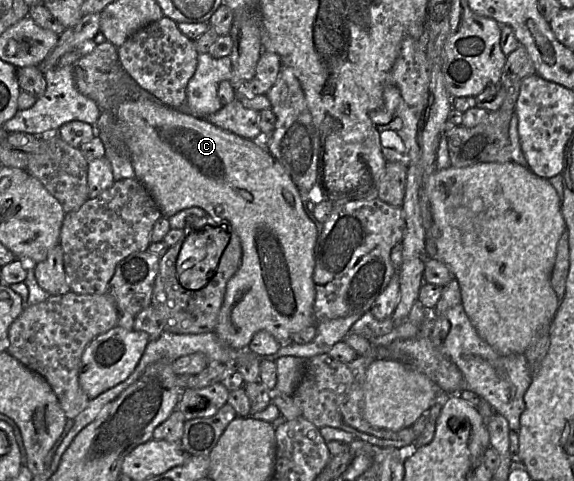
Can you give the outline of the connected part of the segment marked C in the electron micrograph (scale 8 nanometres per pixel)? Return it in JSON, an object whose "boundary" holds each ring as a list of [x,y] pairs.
{"boundary":[[[108,41],[93,44],[72,65],[73,76],[77,89],[85,96],[94,100],[103,111],[113,111],[115,118],[126,125],[126,143],[128,155],[135,172],[135,178],[139,180],[150,192],[163,216],[170,216],[189,207],[199,207],[205,210],[213,219],[228,224],[239,236],[242,246],[242,262],[238,271],[228,281],[224,301],[218,316],[218,323],[214,333],[234,349],[249,348],[253,336],[259,331],[267,331],[272,334],[280,344],[292,342],[292,336],[303,329],[316,325],[314,316],[315,284],[313,273],[315,267],[315,247],[318,241],[318,232],[314,222],[304,210],[303,196],[293,182],[284,166],[275,159],[266,148],[258,143],[245,139],[237,134],[224,130],[208,122],[204,118],[169,107],[149,92],[136,85],[136,81],[125,71],[119,61],[118,48]]]}

